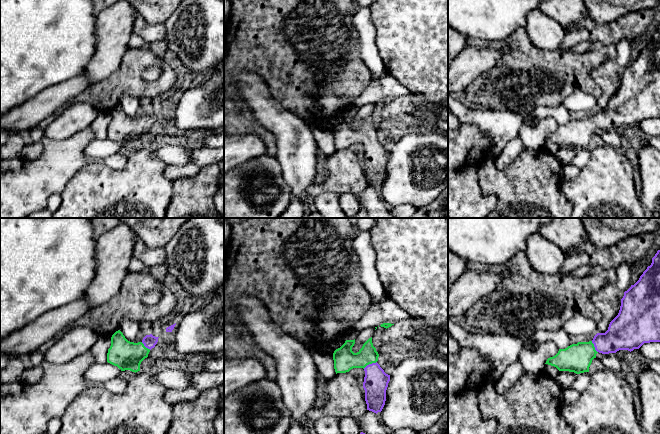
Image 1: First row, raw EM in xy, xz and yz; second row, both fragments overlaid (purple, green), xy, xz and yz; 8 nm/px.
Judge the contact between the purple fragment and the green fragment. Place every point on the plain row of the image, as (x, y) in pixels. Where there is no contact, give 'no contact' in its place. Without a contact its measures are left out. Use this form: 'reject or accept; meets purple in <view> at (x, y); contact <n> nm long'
accept; meets purple in xz at (369, 140); contact 130 nm long

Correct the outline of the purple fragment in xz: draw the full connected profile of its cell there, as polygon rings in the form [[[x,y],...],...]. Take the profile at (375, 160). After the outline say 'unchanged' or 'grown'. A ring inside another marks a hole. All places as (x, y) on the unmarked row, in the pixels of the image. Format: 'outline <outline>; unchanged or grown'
outline [[[372,113],[363,120],[357,129],[352,127],[354,120],[355,115],[346,116],[340,124],[334,127],[334,145],[336,150],[349,148],[353,144],[364,145],[363,164],[367,186],[377,190],[385,181],[390,151],[386,150],[377,139],[379,130],[373,122]]]; grown

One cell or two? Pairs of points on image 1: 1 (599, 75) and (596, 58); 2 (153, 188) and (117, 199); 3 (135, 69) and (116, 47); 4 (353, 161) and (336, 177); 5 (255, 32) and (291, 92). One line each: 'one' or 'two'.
1: two
2: one
3: two
4: one
5: one

